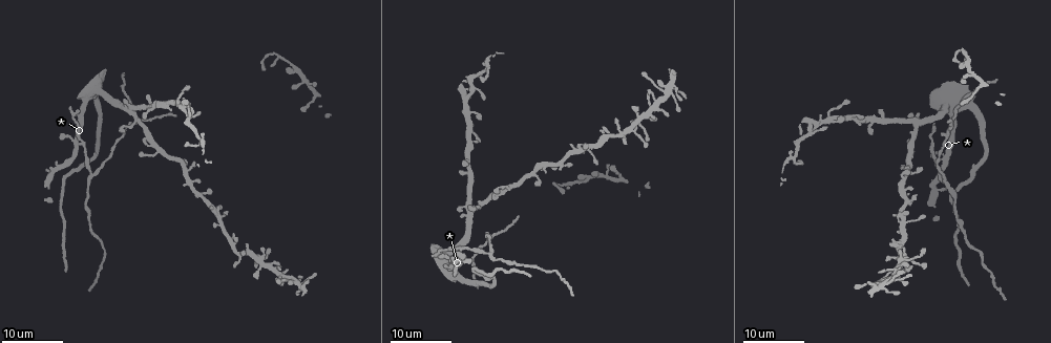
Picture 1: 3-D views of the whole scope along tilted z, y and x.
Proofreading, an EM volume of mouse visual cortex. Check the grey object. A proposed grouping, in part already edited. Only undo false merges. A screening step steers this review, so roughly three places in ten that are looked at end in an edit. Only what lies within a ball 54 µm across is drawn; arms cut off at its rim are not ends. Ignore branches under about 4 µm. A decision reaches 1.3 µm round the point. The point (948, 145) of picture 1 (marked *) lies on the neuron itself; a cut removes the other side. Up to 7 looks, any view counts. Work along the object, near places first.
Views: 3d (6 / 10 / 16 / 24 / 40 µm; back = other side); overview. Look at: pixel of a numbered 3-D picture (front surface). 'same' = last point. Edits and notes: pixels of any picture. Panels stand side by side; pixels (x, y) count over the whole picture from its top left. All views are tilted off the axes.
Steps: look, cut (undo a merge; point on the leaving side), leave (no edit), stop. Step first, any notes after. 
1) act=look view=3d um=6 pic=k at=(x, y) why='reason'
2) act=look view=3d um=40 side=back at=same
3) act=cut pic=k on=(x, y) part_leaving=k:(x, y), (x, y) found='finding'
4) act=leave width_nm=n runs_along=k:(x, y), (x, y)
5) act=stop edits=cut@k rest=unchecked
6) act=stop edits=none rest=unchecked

act=look view=3d um=24 pic=1 at=(490, 253) why='side arm on a straight run'

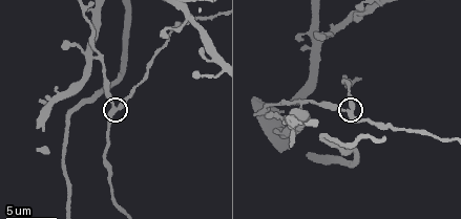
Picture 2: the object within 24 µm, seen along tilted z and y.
act=look view=3d um=6 pic=2 at=(353, 108) why='closer look'

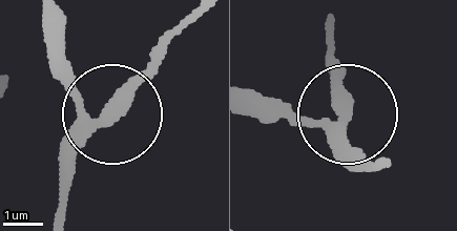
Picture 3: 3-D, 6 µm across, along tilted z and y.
act=leave width_nm=330 runs_along=3:(53, 22), (80, 97), (106, 122), (81, 150), (66, 188) found='all the same neuron'

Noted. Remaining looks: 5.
act=look view=3d um=16 pic=2 at=(303, 102) why='arms part here'

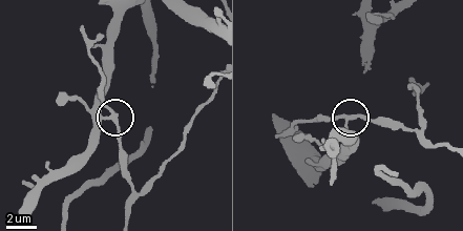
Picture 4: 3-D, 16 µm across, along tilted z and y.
act=leave found='one neuron here'

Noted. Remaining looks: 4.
act=look view=3d um=16 pic=1 at=(899, 263) why='looks like a crossing'

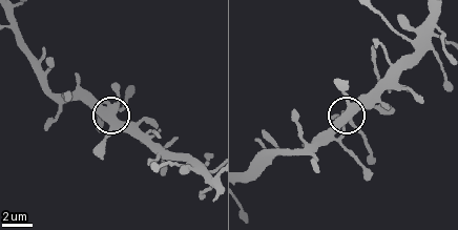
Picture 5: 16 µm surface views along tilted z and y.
act=look view=3d um=6 pic=5 at=(113, 112)

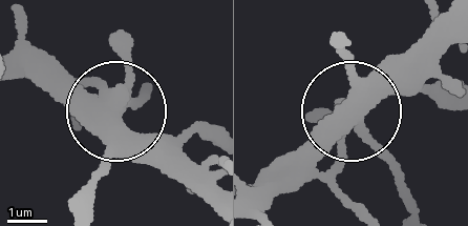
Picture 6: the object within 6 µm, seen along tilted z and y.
act=leave found='one neuron here'

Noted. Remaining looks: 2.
act=stop edits=none rest=unchecked

